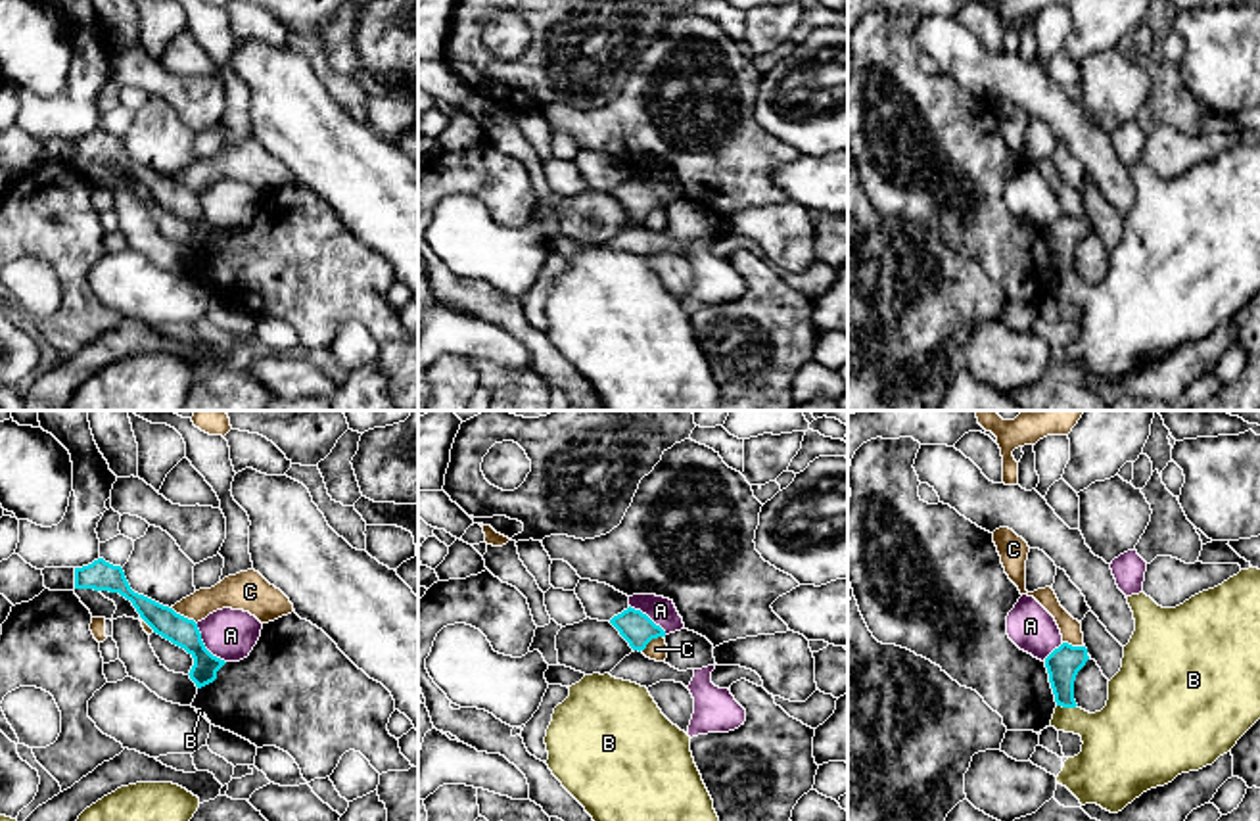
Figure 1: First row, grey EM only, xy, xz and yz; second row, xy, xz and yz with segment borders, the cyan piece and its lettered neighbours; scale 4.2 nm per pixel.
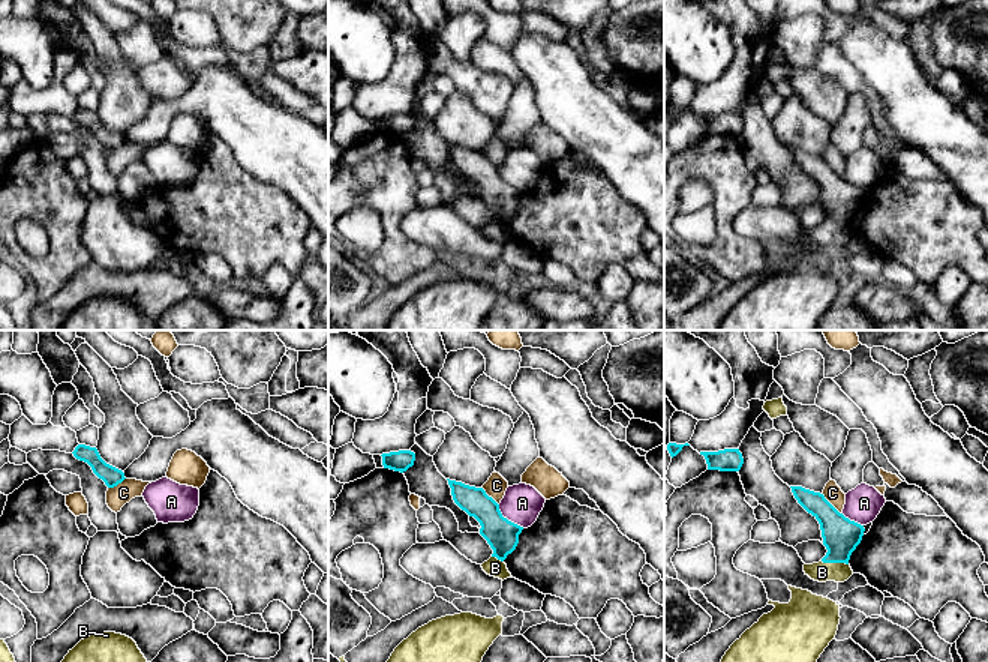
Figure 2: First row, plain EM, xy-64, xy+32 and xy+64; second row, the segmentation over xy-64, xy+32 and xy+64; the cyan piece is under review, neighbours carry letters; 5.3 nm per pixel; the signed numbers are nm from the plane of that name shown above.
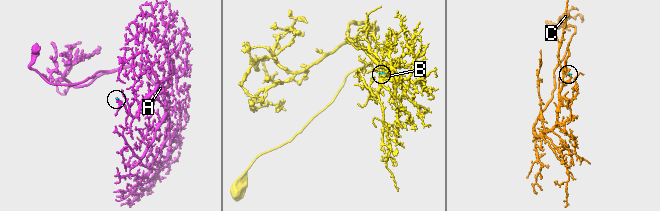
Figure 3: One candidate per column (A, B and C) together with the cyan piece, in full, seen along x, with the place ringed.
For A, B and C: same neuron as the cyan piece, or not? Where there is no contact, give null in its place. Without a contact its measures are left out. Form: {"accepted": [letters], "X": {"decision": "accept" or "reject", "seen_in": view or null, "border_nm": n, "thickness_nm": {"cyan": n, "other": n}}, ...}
{"accepted": ["B"], "A": {"decision": "reject", "seen_in": "xy", "border_nm": 200, "thickness_nm": {"cyan": 120, "other": 220}}, "B": {"decision": "accept", "seen_in": "yz", "border_nm": 90, "thickness_nm": {"cyan": 140, "other": 280}}, "C": {"decision": "reject", "seen_in": "xy", "border_nm": 130, "thickness_nm": {"cyan": 120, "other": 140}}}

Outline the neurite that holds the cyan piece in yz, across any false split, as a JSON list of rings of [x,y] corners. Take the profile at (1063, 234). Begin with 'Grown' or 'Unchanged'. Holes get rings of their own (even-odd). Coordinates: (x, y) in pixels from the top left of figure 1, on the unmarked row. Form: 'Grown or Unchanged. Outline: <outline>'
Grown. Outline: [[[1258,138],[1241,140],[1176,178],[1162,178],[1145,163],[1126,169],[1135,201],[1101,282],[1089,284],[1074,270],[1076,246],[1089,230],[1085,217],[1062,213],[1045,228],[1057,272],[1051,297],[1080,305],[1084,313],[1082,322],[1064,332],[1057,353],[1082,376],[1097,374],[1110,384],[1181,343],[1212,336],[1260,290]]]

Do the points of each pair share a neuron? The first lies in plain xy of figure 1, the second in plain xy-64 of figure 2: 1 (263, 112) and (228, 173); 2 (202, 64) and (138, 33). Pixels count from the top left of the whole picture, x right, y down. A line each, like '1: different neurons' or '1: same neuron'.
1: different neurons
2: same neuron

